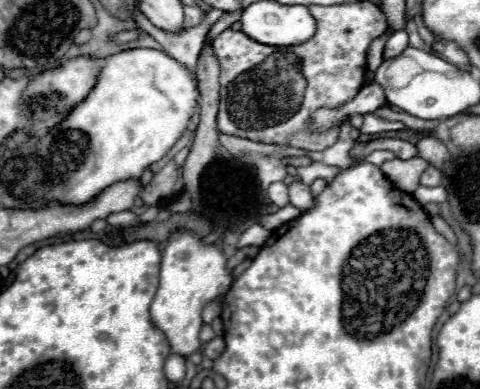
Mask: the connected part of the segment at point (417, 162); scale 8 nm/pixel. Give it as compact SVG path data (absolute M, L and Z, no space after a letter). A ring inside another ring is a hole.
M416 157L416 159L408 159L408 161L402 161L402 159L392 159L392 161L386 161L382 165L382 172L385 176L396 184L396 187L401 190L416 190L417 187L409 187L409 180L415 180L417 175L428 169L428 161Z

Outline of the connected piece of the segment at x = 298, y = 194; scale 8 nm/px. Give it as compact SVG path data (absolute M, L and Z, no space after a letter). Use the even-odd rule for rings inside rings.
M294 181L288 189L290 189L290 203L292 203L296 209L308 211L308 209L312 209L312 205L316 205L316 199L314 199L310 187L304 185L302 181Z

